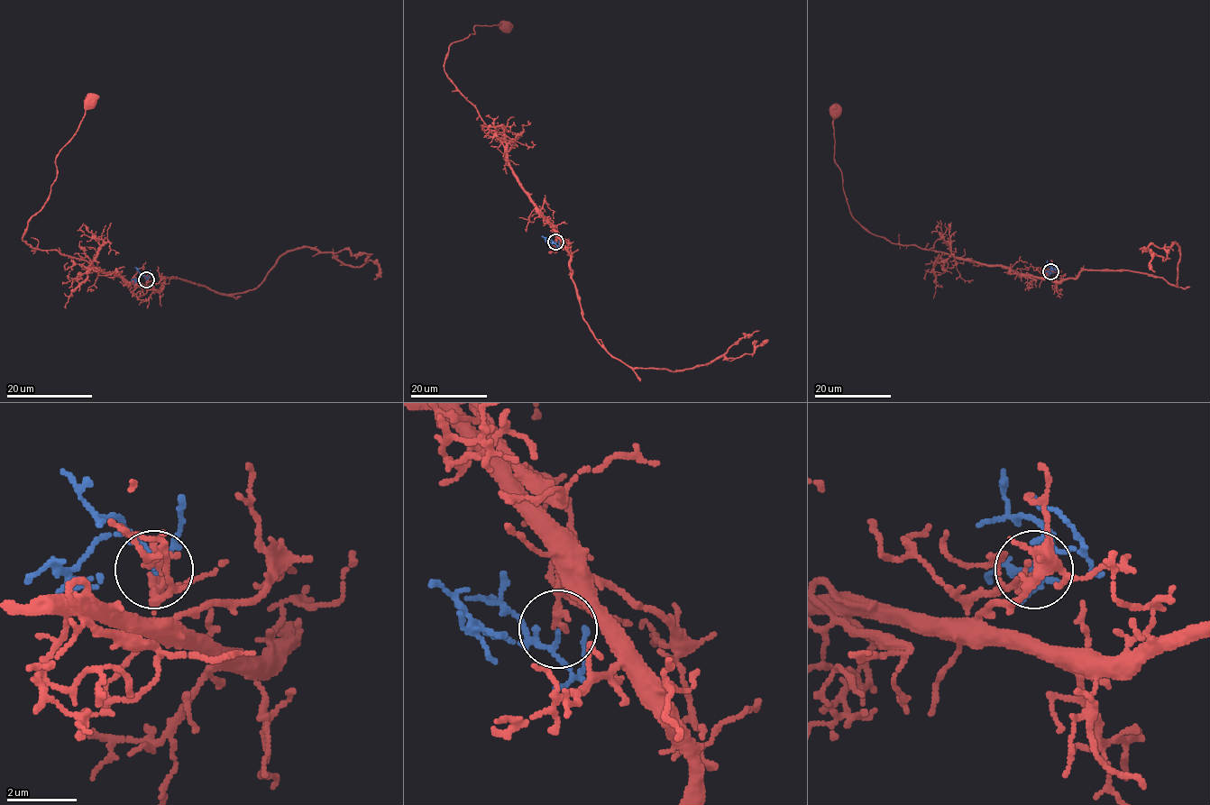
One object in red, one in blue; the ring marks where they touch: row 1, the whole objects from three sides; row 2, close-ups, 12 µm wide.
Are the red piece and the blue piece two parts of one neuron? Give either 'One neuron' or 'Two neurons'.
One neuron

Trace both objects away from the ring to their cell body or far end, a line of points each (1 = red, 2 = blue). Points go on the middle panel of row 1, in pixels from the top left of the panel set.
1: (555, 241), (554, 228), (514, 173), (508, 149), (444, 71), (448, 47), (474, 33), (475, 25), (506, 27)
2: (555, 241), (551, 242), (542, 236)

